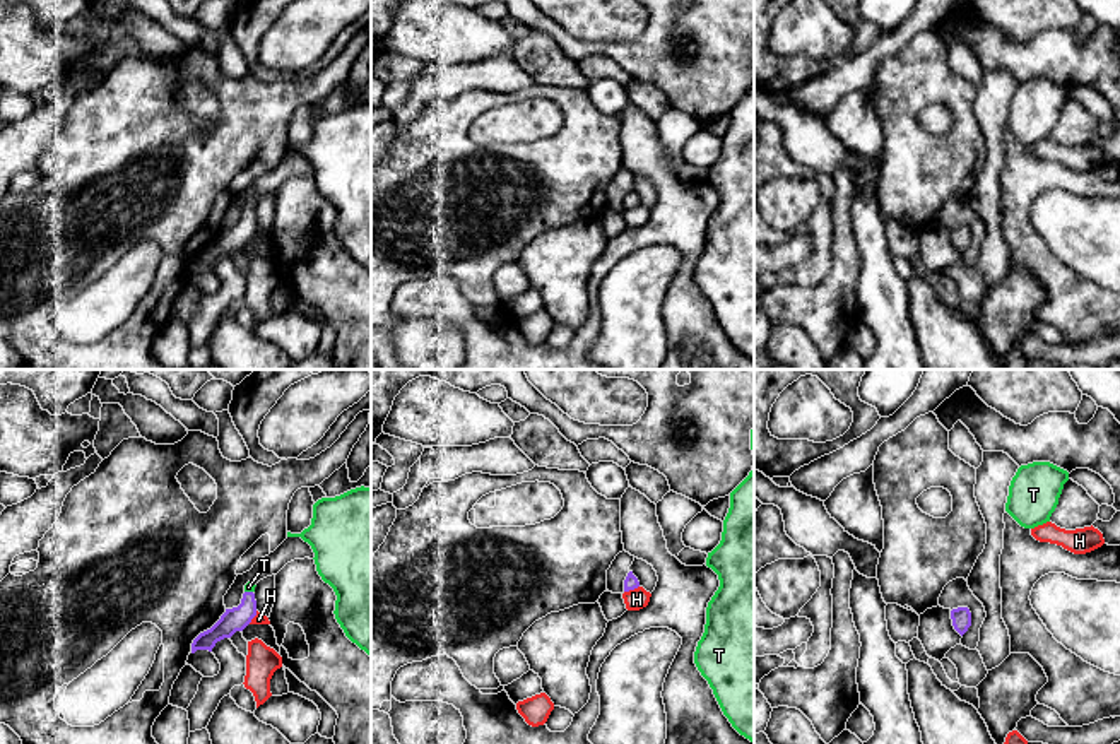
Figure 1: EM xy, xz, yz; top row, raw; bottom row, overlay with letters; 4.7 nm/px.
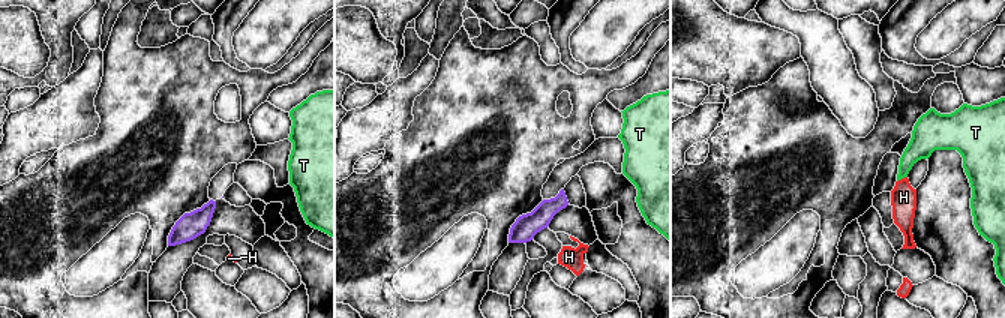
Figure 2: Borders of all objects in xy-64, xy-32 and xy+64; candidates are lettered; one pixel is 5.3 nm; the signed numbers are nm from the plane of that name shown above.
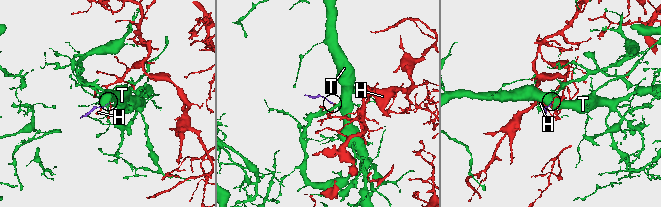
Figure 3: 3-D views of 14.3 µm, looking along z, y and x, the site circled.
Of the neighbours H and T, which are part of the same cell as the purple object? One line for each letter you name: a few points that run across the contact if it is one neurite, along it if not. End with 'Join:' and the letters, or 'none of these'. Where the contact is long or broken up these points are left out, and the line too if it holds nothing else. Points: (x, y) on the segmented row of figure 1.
T: xy (238, 618), (248, 606), (248, 592), (250, 587)
Join: T

